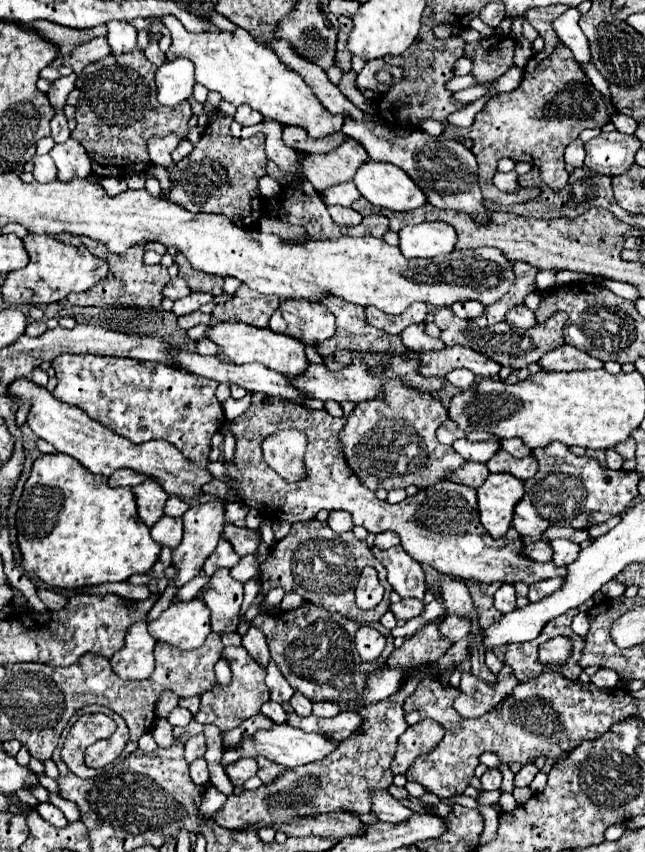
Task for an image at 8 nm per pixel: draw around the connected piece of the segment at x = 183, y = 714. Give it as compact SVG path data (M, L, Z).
M176 706L176 708L168 714L168 722L170 722L172 726L188 726L188 722L190 722L190 720L192 720L190 710L180 708L180 706Z

